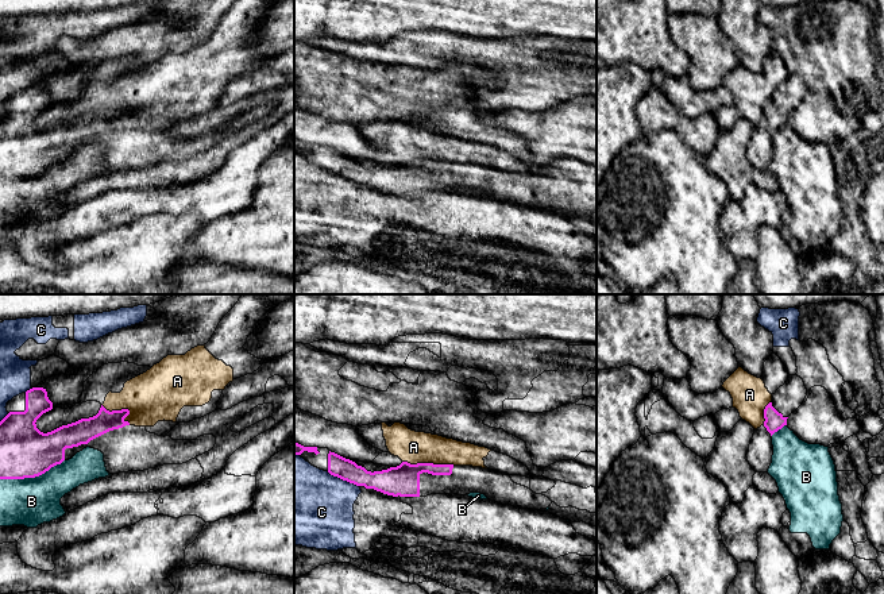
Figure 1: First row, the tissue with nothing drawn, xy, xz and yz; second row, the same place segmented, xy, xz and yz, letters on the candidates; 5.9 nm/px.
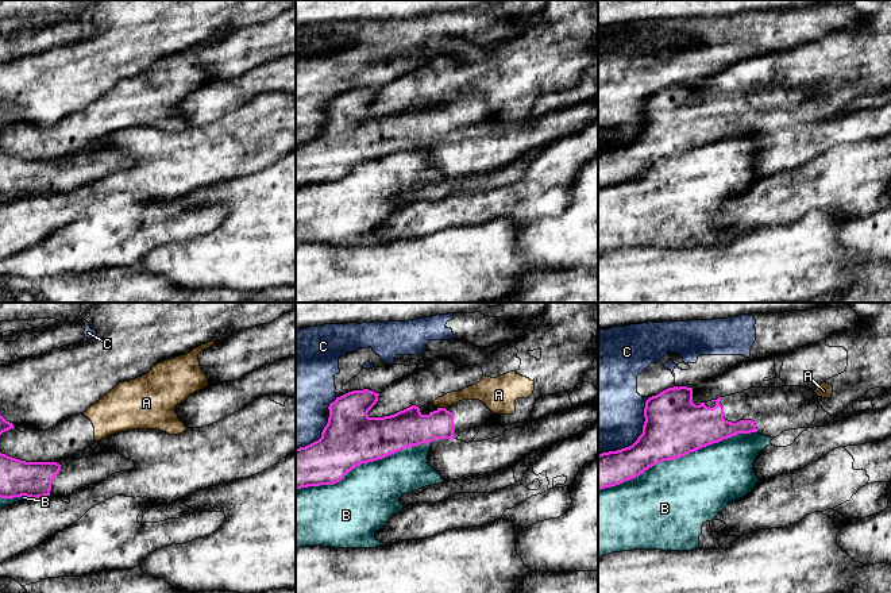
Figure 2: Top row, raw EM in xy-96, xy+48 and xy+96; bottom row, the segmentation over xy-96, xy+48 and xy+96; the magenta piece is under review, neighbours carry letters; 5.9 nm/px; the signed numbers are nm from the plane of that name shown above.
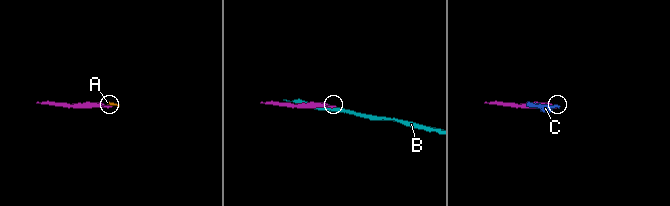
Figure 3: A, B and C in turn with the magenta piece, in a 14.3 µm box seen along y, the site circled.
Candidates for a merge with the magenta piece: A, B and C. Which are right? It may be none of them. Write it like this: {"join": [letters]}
{"join": []}

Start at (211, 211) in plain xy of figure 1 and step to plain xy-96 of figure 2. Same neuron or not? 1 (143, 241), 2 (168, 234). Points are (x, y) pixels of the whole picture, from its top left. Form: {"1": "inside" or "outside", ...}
{"1": "inside", "2": "inside"}

